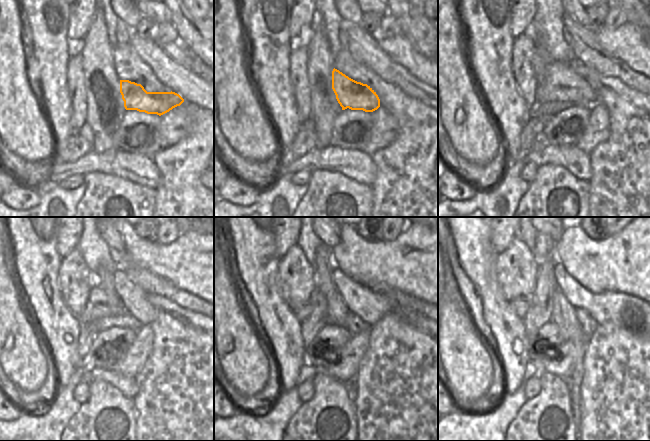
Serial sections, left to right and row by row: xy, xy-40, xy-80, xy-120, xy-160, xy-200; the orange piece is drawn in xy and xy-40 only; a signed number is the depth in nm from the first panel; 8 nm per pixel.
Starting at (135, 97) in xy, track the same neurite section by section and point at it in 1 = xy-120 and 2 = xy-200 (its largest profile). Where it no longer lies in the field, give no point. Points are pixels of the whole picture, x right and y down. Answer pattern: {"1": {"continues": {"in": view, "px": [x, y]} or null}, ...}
{"1": {"continues": {"in": "xy-120", "px": [98, 307]}}, "2": {"continues": {"in": "xy-200", "px": [520, 306]}}}

